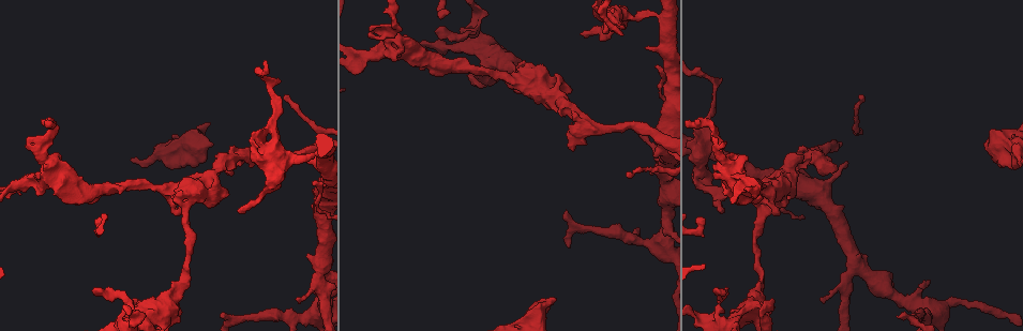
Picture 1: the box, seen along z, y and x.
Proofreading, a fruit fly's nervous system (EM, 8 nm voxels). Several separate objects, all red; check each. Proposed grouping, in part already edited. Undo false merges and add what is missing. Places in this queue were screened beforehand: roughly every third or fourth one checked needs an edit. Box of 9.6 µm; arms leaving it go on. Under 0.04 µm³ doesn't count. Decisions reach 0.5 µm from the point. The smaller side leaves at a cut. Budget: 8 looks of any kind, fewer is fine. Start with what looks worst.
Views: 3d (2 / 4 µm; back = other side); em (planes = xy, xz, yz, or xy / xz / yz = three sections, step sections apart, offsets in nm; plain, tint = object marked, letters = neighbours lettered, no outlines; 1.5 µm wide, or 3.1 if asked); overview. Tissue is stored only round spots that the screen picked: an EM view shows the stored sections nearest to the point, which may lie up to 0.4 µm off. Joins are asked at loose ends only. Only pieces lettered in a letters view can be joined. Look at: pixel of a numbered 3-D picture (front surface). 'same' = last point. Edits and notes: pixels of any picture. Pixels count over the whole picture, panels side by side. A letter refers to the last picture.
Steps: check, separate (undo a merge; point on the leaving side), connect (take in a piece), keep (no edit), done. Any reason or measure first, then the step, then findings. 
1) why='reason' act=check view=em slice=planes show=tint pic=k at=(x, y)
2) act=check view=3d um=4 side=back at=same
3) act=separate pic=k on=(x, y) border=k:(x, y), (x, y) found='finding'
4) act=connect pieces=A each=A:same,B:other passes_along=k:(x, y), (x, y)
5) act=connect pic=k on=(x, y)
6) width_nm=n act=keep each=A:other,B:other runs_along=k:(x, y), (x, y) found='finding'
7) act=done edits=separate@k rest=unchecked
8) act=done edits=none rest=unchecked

why='free end' act=check view=3d um=4 pic=1 at=(555, 301)

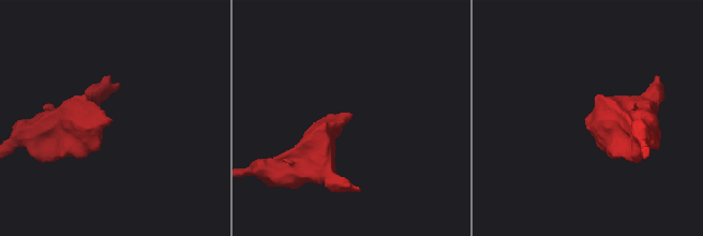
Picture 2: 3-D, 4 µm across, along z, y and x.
act=check view=em slice=planes show=letters pic=2 at=(586, 119)

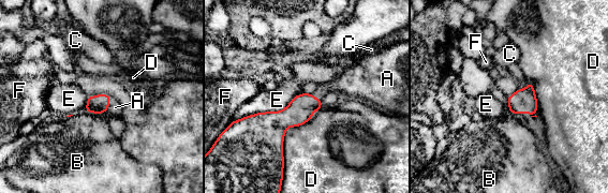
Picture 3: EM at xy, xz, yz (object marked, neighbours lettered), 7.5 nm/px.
act=connect pieces=A each=A:same,B:other,C:other,D:other,E:other,F:other passes_along=3:(98, 104), (108, 103), (115, 107) found='it goes on there'

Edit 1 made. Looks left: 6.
why='an open end' act=check view=3d um=2 pic=1 at=(720, 209)

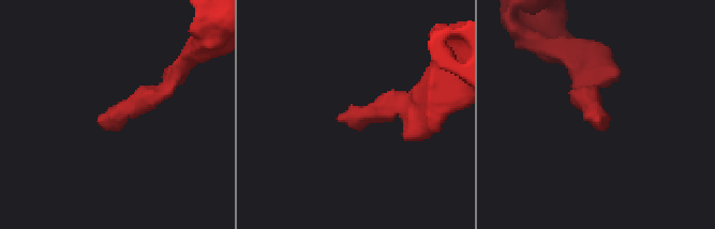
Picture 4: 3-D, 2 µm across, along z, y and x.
act=check view=em slice=xy step=4 show=tint pic=4 at=(600, 124)

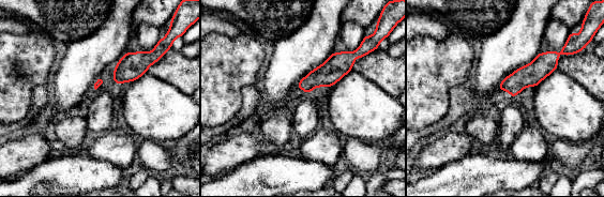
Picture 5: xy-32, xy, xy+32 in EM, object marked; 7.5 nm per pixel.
why='see the neighbours' act=check view=em slice=xy step=4 show=letters at=same

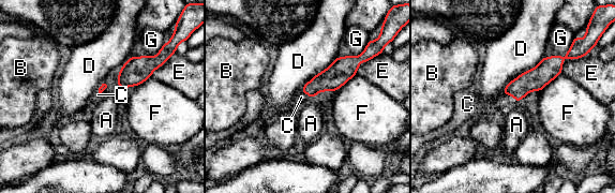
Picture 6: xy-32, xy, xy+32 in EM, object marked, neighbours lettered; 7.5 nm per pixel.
act=connect pieces=C each=A:other,B:other,C:same,D:other,E:other,F:other,G:other passes_along=6:(535, 79), (509, 94), (481, 108) found='it goes on there'

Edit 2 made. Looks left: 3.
act=check view=overview

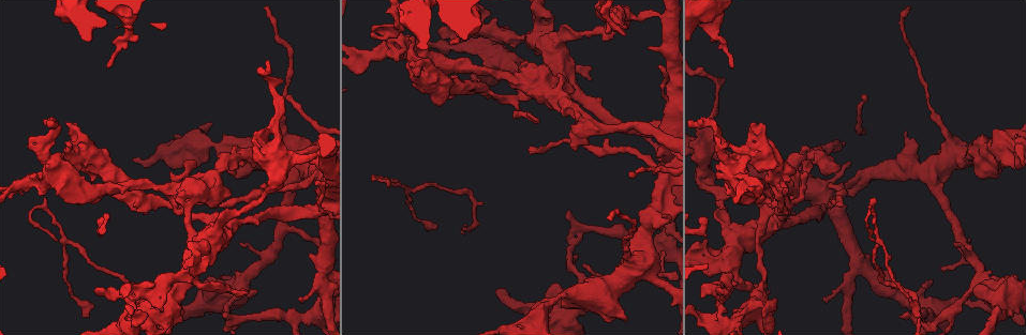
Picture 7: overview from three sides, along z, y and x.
why='thick end' act=check view=em slice=xy step=4 show=tint pic=7 at=(421, 58)

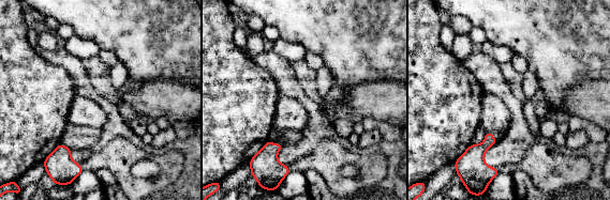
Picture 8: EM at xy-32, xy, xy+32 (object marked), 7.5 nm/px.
why='cut it another way' act=check view=em slice=yz step=8 show=letters at=same

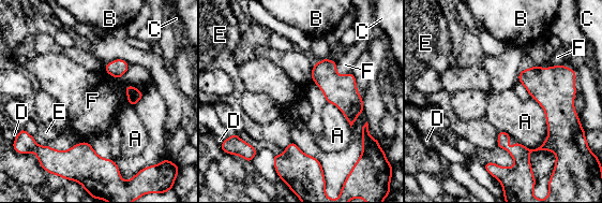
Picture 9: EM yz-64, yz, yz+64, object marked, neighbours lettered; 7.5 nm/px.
longest_contact=A:400nm act=keep each=A:other,B:other,C:other,D:other,E:other,F:other runs_along=9:(558, 69), (554, 134), (516, 160) found='no lettered piece goes on from it'

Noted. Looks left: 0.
act=done edits=connect@3,connect@6 rest=unchecked

